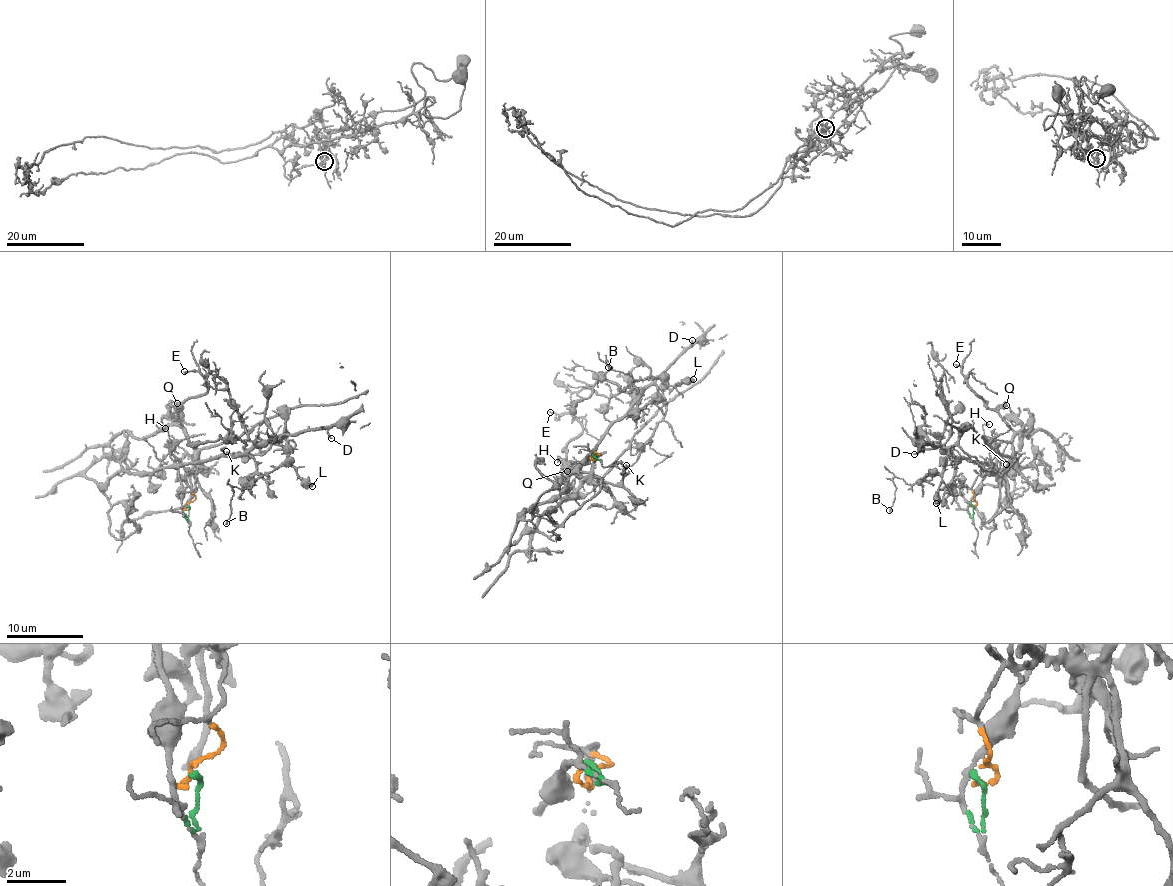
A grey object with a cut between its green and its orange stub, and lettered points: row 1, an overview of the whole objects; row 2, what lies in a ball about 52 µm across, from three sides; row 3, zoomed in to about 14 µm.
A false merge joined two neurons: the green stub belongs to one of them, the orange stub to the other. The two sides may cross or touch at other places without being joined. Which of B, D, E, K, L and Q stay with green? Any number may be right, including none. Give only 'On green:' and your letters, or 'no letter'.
On green: B, D, K, L

